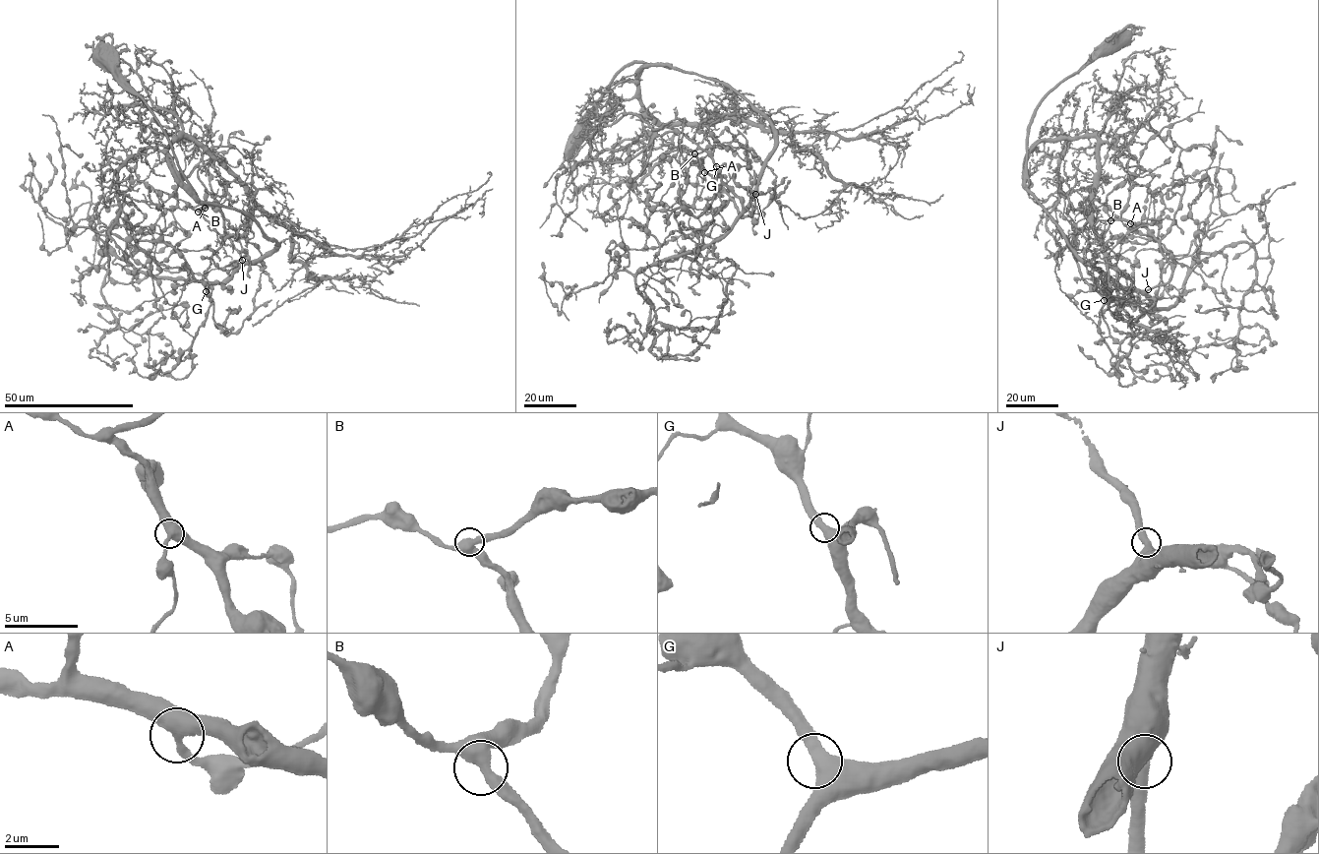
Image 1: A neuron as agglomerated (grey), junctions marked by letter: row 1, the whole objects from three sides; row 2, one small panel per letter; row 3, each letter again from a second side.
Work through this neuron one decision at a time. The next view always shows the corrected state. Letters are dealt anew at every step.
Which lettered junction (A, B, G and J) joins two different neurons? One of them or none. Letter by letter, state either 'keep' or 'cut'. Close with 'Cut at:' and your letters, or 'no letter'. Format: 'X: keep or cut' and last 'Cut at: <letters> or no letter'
A: keep
B: keep
G: keep
J: keep
Cut at: no letter

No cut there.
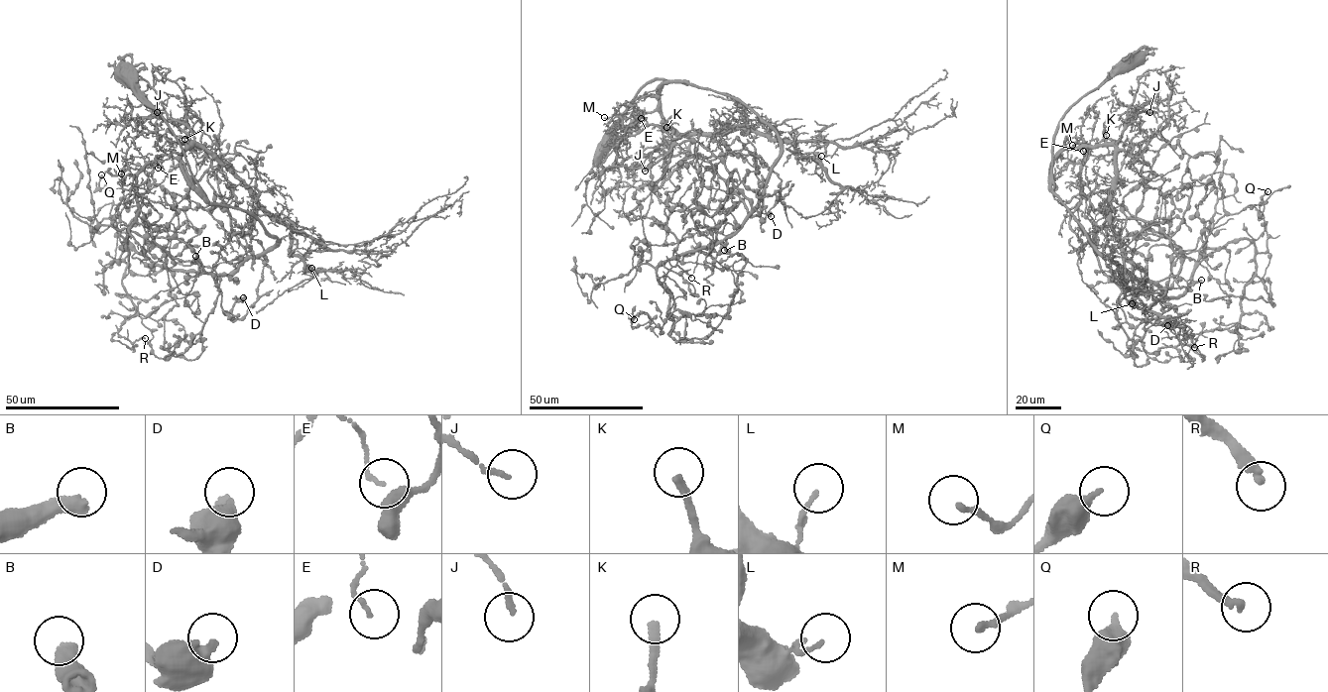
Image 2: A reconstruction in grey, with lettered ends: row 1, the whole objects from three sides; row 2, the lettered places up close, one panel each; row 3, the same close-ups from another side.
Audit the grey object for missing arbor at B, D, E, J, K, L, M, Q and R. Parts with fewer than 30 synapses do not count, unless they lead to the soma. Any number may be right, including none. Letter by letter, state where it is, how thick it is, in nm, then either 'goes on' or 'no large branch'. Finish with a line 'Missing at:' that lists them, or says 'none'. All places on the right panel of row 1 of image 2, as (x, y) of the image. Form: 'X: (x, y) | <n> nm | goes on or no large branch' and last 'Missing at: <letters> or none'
B: (1201, 280) | 480 nm | goes on
D: (1167, 325) | 400 nm | no large branch
E: (1083, 151) | 80 nm | no large branch
J: (1149, 112) | 150 nm | no large branch
K: (1106, 135) | 240 nm | goes on
L: (1132, 303) | 130 nm | no large branch
M: (1072, 145) | 190 nm | no large branch
Q: (1267, 191) | 320 nm | no large branch
R: (1194, 347) | 280 nm | goes on
Missing at: B, K, R

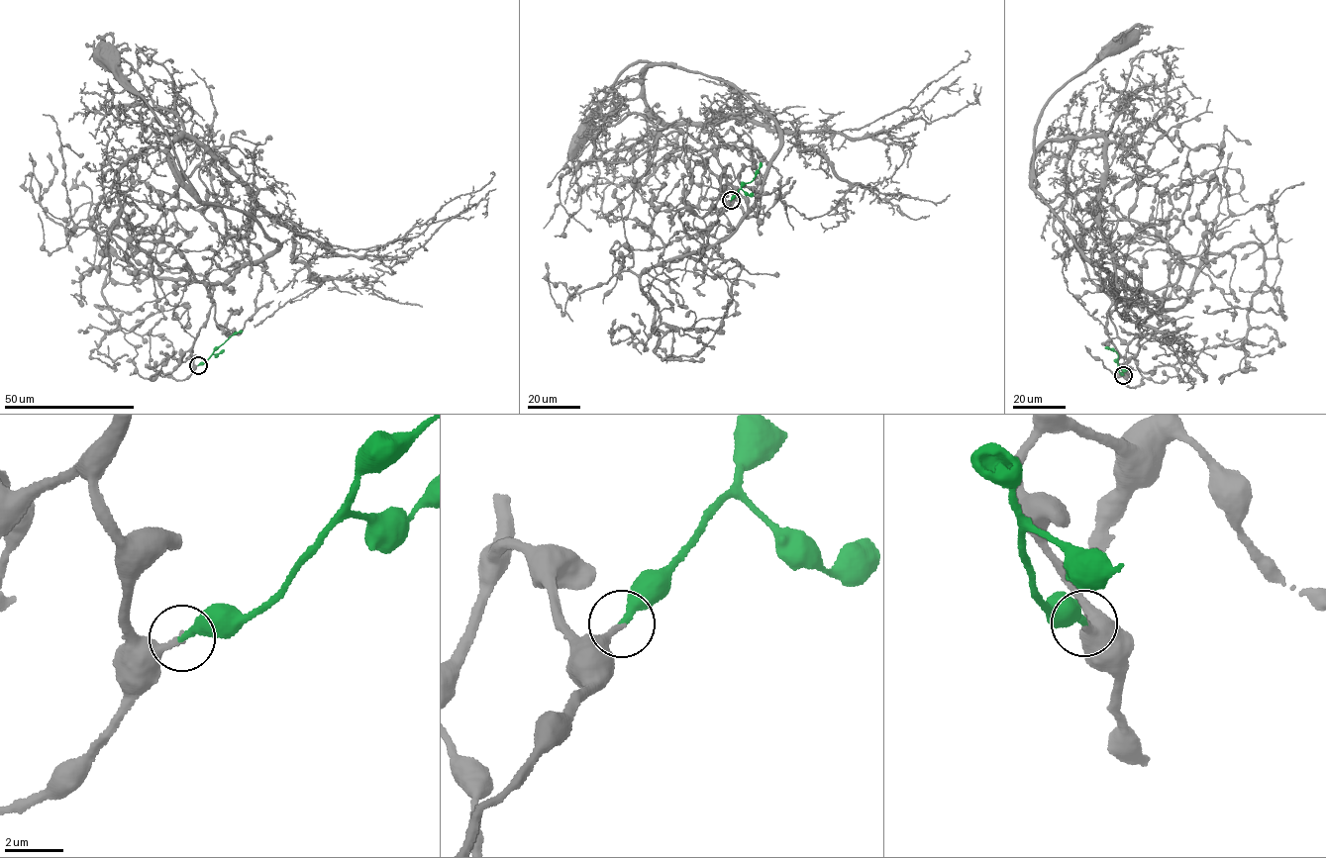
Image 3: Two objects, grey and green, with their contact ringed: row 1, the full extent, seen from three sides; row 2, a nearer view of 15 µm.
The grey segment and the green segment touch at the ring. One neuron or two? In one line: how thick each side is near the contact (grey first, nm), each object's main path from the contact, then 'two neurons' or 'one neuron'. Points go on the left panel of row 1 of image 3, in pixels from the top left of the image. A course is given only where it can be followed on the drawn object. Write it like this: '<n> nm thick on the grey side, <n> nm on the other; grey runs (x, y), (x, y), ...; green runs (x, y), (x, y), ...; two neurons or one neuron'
240 nm thick on the grey side, 300 nm on the other; grey runs (198, 365), (190, 347), (210, 286), (280, 244), (250, 216), (200, 200), (166, 131), (106, 59); green runs (198, 365), (228, 337), (242, 332); one neuron

